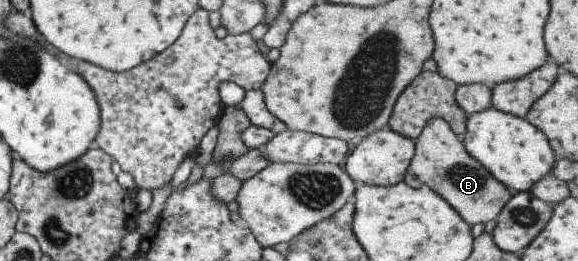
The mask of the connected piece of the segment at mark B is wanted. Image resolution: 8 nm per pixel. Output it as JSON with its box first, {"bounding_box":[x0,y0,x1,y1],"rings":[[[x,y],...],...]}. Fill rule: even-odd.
{"bounding_box":[402,118,513,226],"rings":[[[431,118],[413,142],[414,154],[402,181],[412,188],[427,185],[470,226],[475,223],[484,224],[496,217],[513,194],[467,153],[462,137],[459,137],[444,119]]]}

